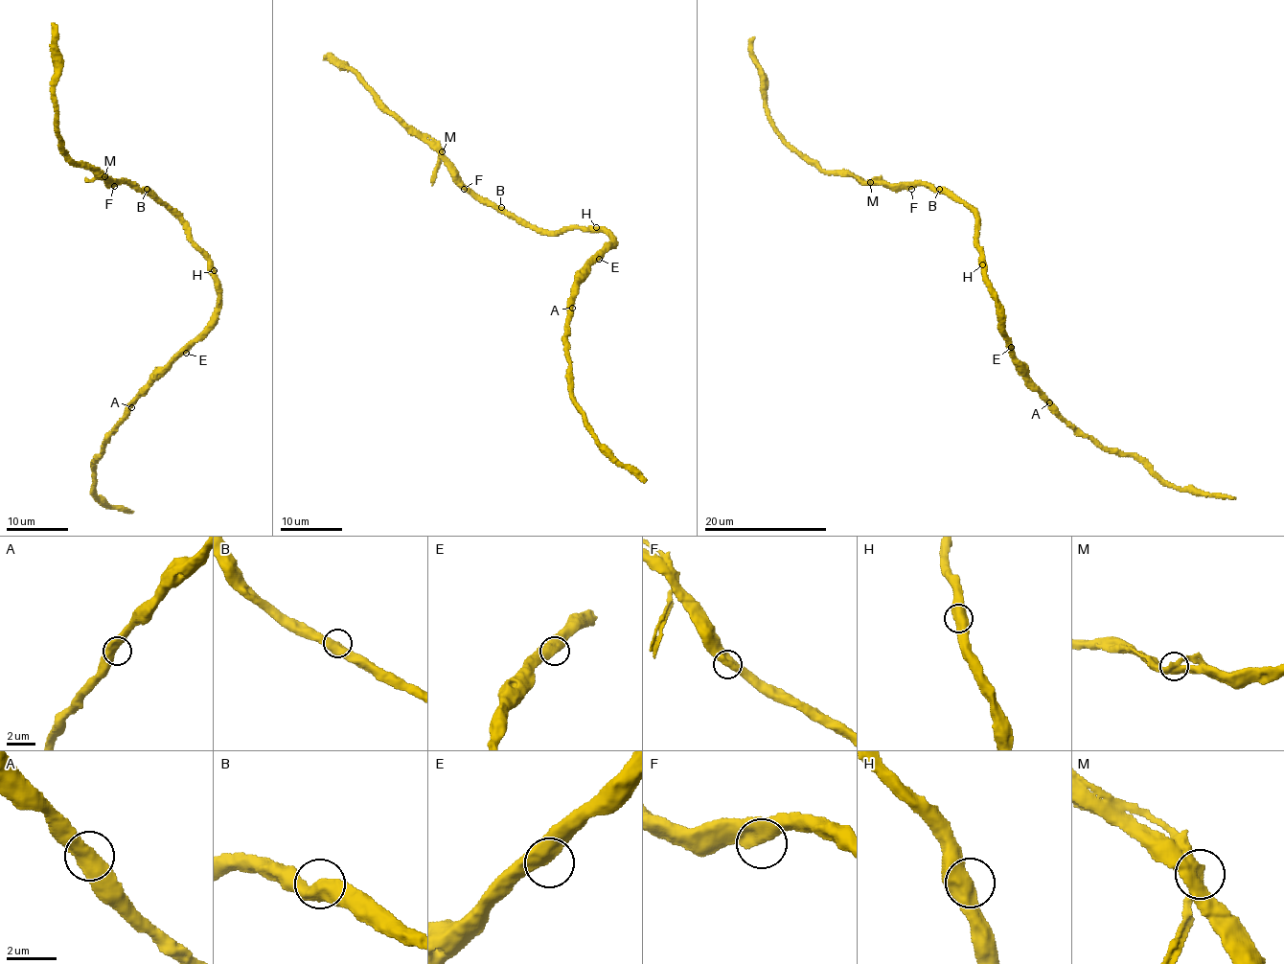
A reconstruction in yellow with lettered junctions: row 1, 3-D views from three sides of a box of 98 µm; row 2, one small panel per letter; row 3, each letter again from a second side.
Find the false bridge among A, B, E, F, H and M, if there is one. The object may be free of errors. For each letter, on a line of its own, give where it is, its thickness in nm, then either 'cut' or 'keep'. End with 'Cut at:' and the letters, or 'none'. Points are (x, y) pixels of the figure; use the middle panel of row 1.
A: at (572, 308); 550 nm thick; keep
B: at (501, 207); 550 nm thick; keep
E: at (599, 259); 550 nm thick; keep
F: at (464, 189); 550 nm thick; keep
H: at (596, 227); 550 nm thick; keep
M: at (442, 151); 420 nm thick; cut
Cut at: M

